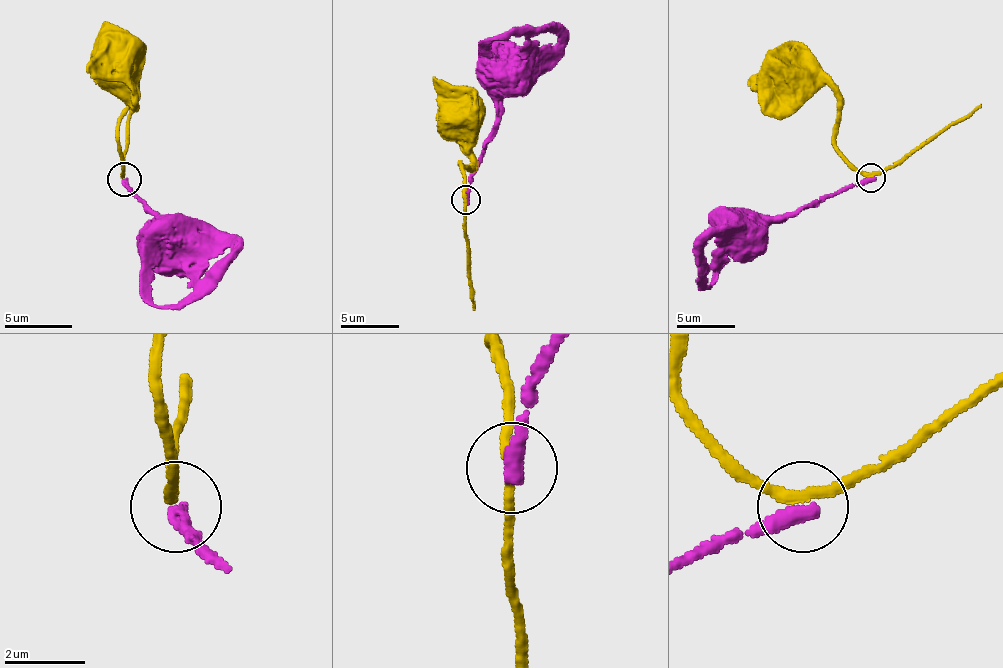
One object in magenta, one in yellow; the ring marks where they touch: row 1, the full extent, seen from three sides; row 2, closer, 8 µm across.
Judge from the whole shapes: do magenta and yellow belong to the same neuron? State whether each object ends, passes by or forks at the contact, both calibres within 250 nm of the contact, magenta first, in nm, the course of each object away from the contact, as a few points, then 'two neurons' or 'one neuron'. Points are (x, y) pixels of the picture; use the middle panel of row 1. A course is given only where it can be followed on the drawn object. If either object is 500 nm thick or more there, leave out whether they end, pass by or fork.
magenta ends | yellow passes by | 400/240 nm | magenta via (465, 199), (482, 149), (497, 120), (497, 94), (511, 73) | yellow via (465, 199), (462, 164), (471, 167), (471, 155), (441, 132), (441, 117), (450, 117) | two neurons

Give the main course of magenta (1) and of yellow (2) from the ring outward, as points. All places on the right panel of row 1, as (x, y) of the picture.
1: (870, 178), (820, 195), (791, 213), (765, 216), (744, 233)
2: (870, 175), (835, 143), (838, 93), (826, 84), (788, 79), (788, 76)

